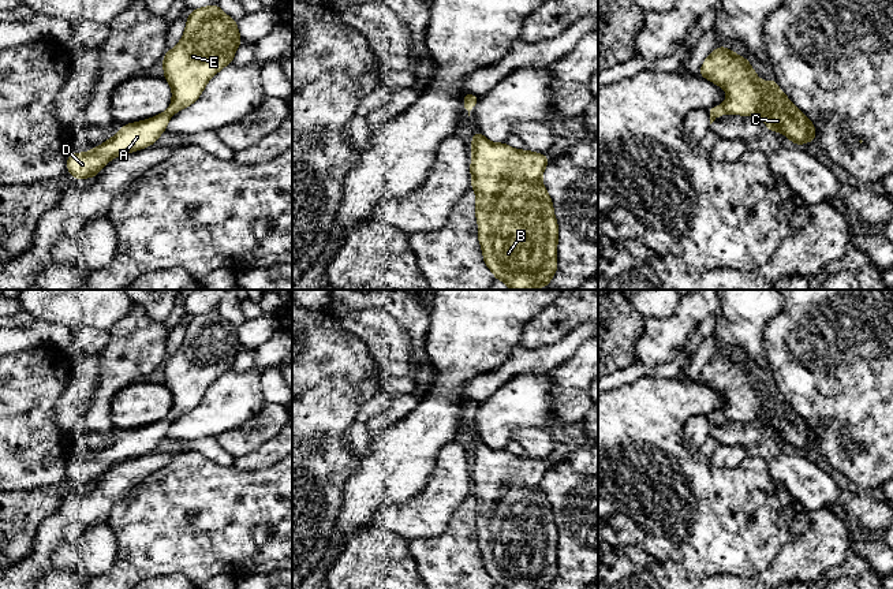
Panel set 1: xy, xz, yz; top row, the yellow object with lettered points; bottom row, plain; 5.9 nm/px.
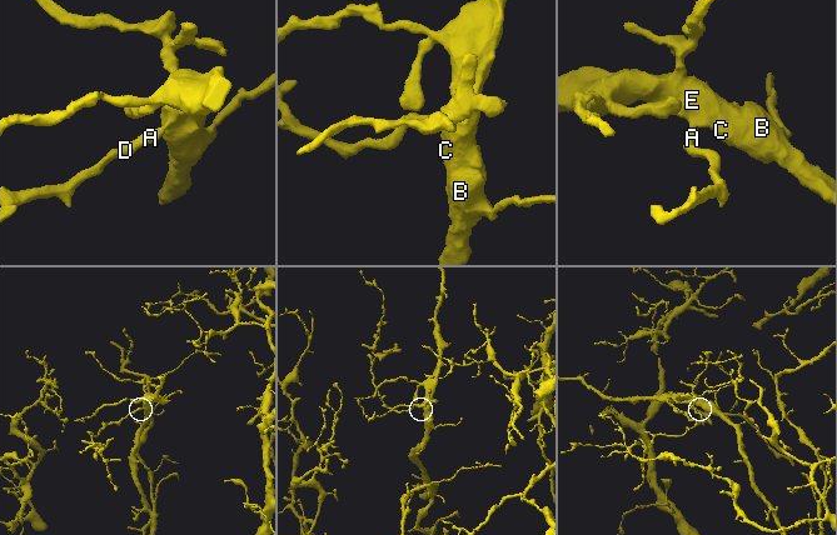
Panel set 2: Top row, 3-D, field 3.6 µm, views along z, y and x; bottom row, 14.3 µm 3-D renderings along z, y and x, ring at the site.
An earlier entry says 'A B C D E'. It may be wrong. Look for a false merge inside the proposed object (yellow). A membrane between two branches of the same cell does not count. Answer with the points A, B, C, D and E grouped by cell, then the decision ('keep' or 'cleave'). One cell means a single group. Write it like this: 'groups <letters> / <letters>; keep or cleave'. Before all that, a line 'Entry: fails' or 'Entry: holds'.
Entry: holds
groups A B C D E; keep

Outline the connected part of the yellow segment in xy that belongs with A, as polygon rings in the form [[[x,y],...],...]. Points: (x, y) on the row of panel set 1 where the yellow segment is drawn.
[[[217,4],[191,10],[182,40],[162,57],[164,78],[172,87],[168,109],[154,118],[124,124],[115,137],[90,152],[70,153],[68,174],[76,180],[94,178],[112,159],[157,142],[169,119],[195,102],[206,83],[232,63],[242,42],[238,22]]]

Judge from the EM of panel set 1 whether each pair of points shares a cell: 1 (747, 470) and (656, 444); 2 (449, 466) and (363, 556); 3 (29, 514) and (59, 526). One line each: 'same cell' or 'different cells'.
1: same cell
2: different cells
3: different cells

